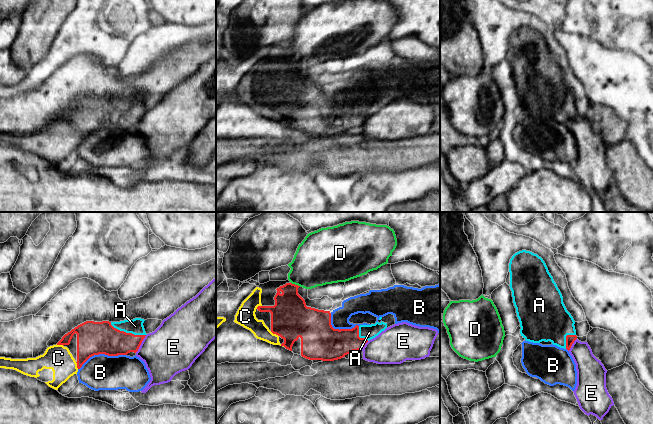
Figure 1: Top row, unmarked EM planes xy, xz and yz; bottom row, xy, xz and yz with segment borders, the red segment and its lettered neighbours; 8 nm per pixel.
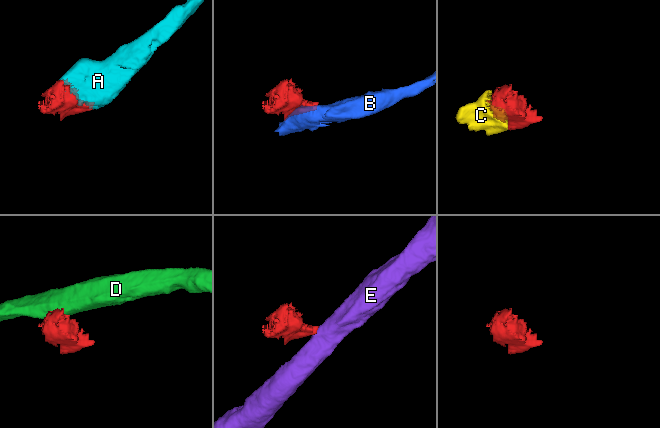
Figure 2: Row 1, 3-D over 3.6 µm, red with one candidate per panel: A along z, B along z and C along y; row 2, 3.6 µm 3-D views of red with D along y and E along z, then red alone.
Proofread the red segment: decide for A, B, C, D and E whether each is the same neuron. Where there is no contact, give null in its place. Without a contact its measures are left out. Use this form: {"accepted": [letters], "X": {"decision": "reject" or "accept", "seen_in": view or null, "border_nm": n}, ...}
{"accepted": ["A", "C"], "A": {"decision": "accept", "seen_in": "xy", "border_nm": 300}, "B": {"decision": "reject", "seen_in": "xy", "border_nm": 420}, "C": {"decision": "accept", "seen_in": "xz", "border_nm": 80}, "D": {"decision": "reject", "seen_in": "xz", "border_nm": 90}, "E": {"decision": "reject", "seen_in": "xy", "border_nm": 170}}

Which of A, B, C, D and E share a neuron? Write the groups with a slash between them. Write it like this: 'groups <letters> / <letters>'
groups A C / B / D / E

